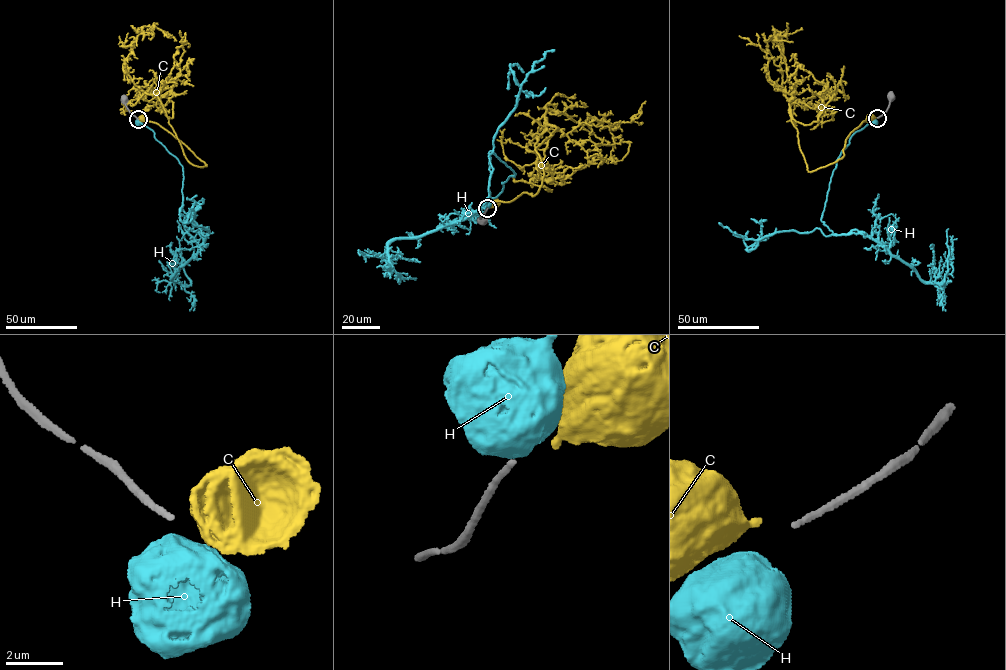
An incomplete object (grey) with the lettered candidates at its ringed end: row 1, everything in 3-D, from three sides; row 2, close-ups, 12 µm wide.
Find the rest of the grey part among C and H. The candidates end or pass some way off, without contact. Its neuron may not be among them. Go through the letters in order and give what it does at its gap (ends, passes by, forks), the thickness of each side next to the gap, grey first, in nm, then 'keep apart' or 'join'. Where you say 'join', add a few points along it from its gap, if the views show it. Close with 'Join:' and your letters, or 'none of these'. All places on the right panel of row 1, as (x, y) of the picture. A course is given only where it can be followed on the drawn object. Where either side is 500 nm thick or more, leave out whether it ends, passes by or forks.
C: it ends there; 190 nm thick on the grey side, 320 nm on the other; keep apart
H: 190 nm thick on the grey side, 900 nm on the other; keep apart
Join: none of these

